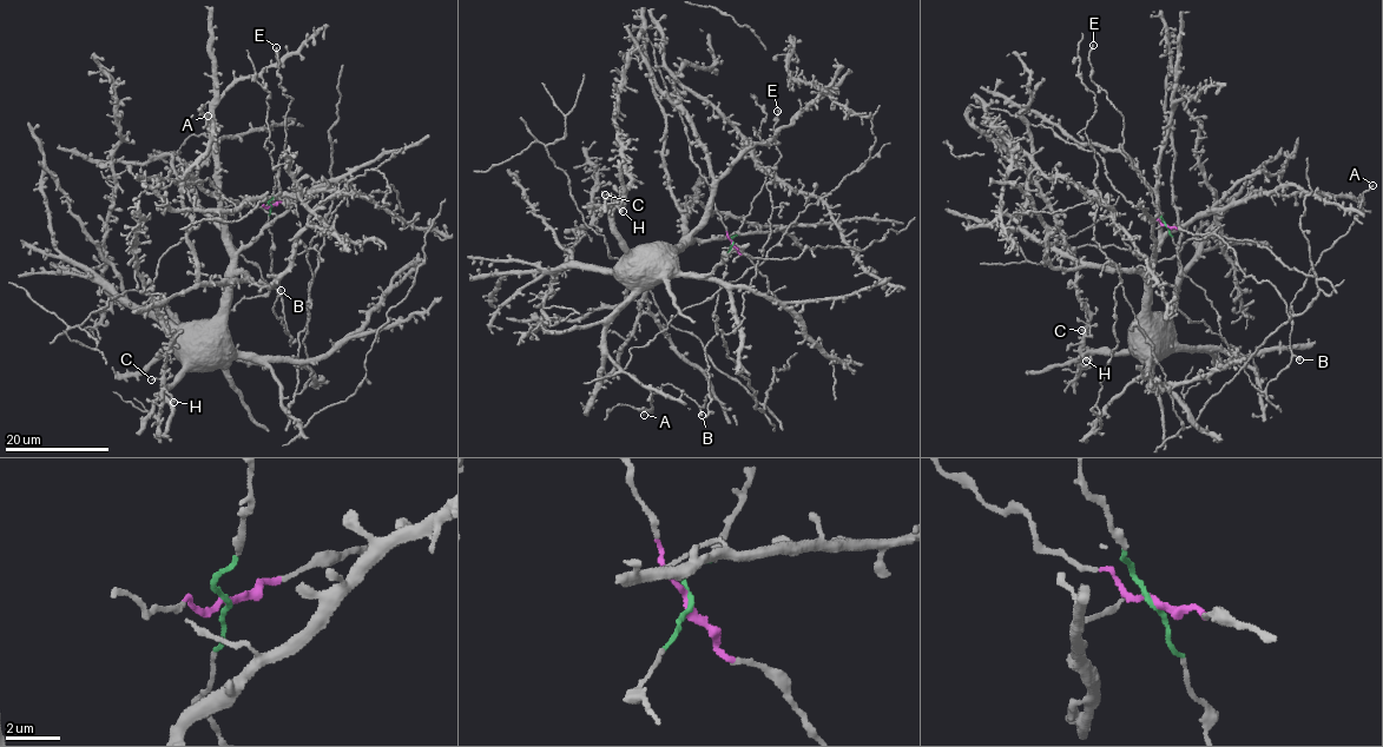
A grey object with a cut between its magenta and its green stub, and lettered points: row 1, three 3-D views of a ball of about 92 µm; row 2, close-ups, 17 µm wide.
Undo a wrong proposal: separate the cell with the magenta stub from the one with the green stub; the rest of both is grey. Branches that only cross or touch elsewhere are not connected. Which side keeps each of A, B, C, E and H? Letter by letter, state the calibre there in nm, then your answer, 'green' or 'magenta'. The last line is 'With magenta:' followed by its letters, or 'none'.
A: 160 nm | green
B: 400 nm | green
C: 220 nm | magenta
E: 190 nm | green
H: 360 nm | magenta
With magenta: C, H

